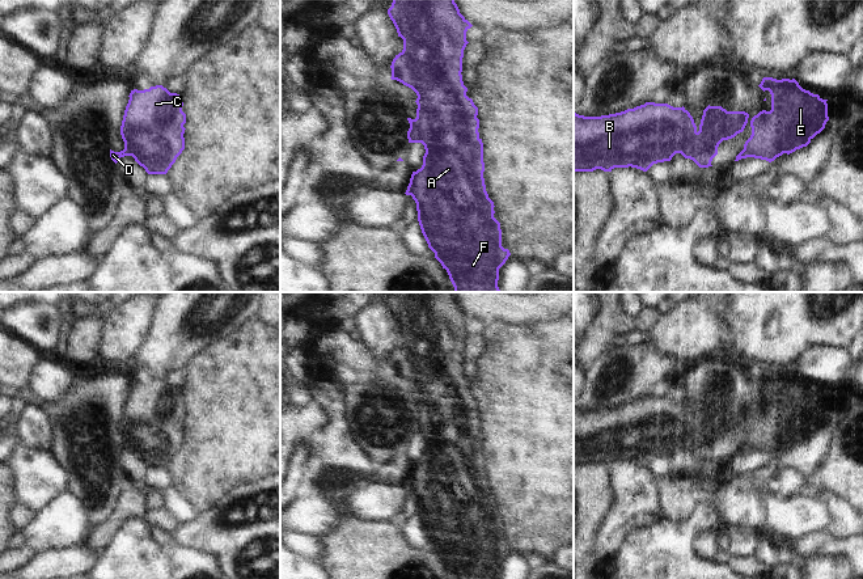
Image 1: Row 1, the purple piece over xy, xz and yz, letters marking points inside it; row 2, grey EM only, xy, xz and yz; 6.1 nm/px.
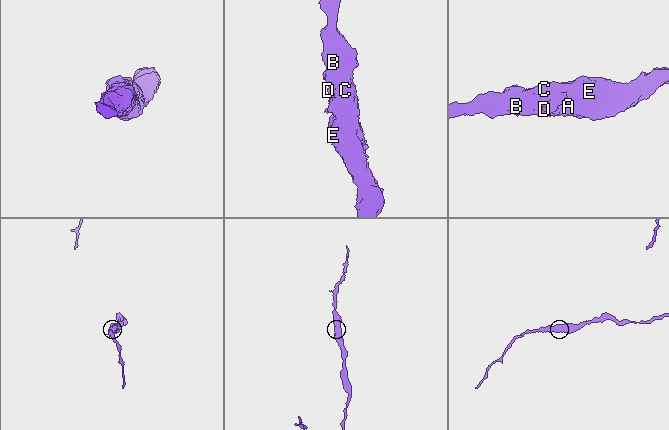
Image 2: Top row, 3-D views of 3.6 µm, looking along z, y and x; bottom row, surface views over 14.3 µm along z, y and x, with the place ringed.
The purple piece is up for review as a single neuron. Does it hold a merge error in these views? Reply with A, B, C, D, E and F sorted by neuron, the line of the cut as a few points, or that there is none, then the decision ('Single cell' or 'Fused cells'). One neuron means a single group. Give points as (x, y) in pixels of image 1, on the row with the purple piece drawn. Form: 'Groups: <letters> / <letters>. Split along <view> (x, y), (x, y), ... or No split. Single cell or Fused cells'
Groups: A B C D E F. No split. Single cell

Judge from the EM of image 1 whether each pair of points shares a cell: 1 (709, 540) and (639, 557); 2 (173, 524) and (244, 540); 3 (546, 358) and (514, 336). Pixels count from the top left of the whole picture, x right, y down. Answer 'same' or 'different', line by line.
1: different
2: different
3: same

